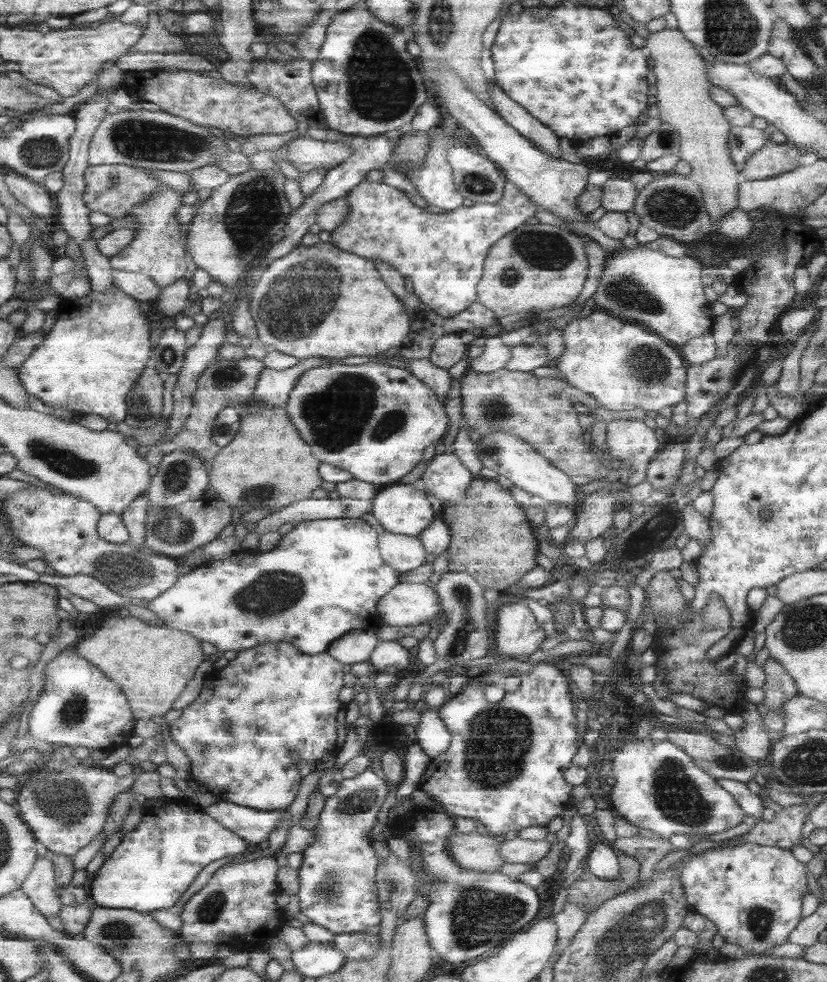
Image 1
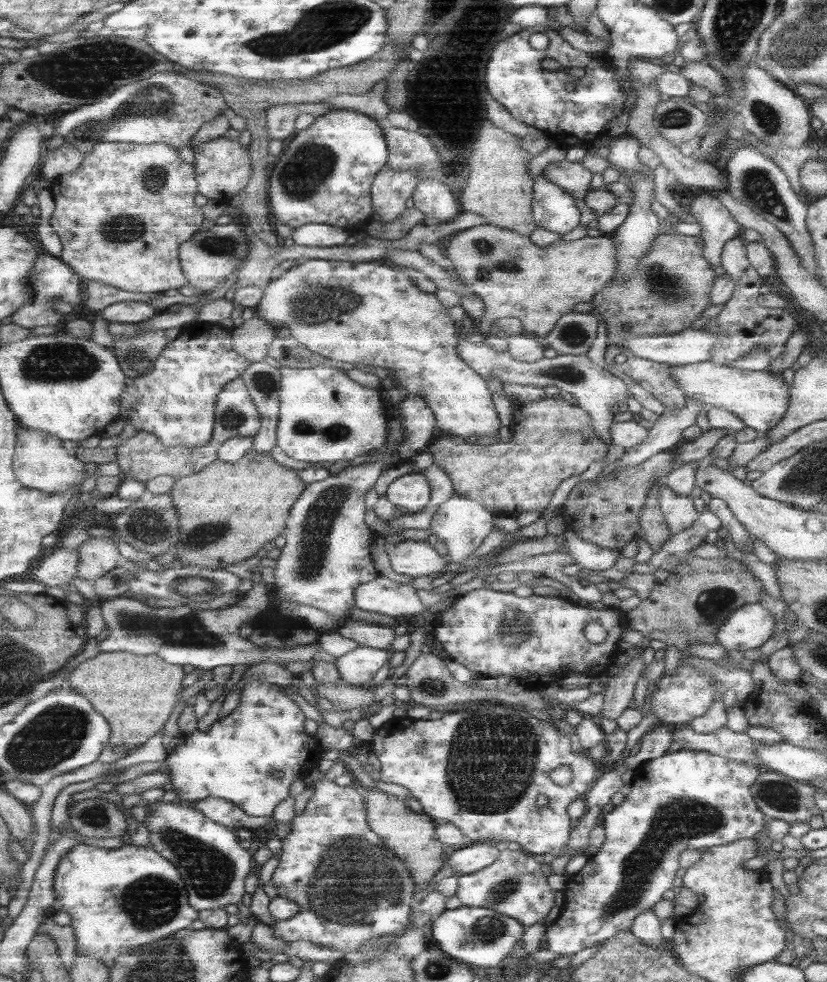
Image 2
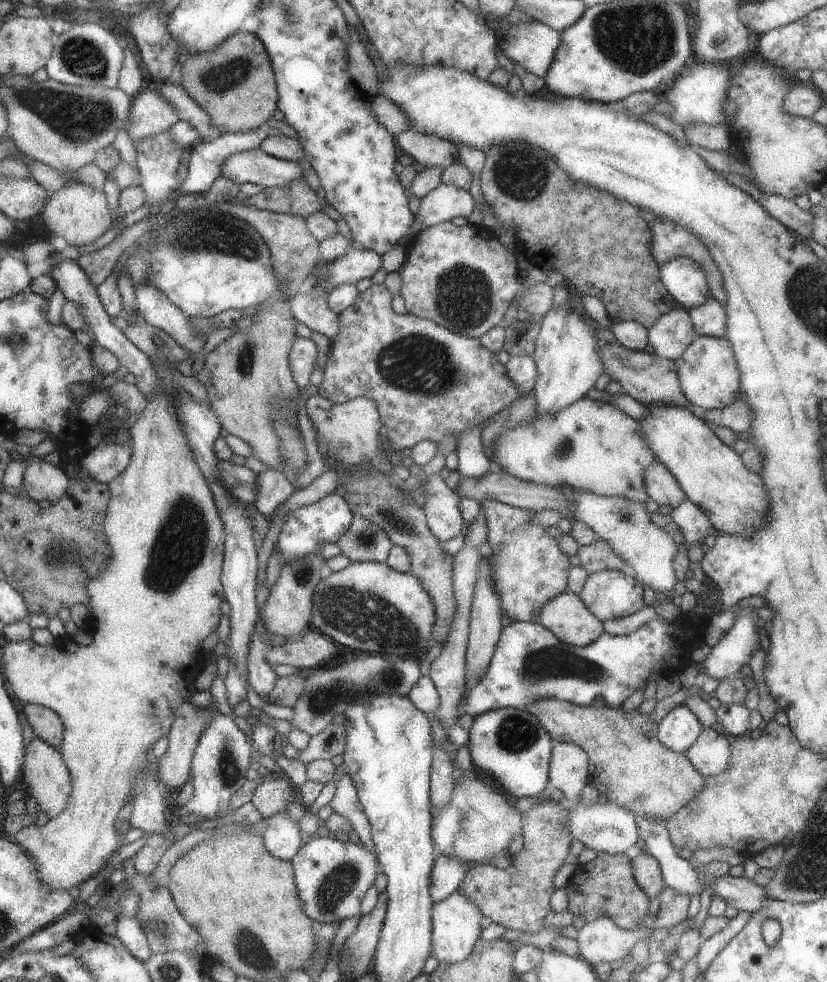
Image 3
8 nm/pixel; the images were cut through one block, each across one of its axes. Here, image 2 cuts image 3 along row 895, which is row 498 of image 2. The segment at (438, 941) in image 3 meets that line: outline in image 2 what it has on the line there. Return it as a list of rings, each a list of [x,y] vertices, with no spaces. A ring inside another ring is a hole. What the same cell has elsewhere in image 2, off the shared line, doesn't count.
[[[455,492],[451,500],[437,510],[430,530],[446,545],[452,567],[459,567],[467,557],[474,554],[485,536],[491,532],[491,528],[493,524],[491,524],[491,514],[487,512],[487,508]]]

